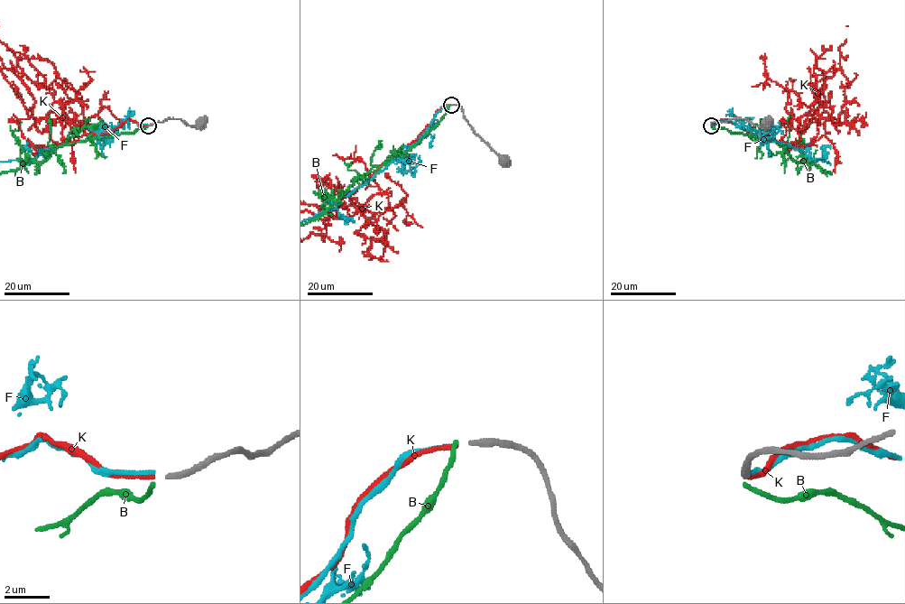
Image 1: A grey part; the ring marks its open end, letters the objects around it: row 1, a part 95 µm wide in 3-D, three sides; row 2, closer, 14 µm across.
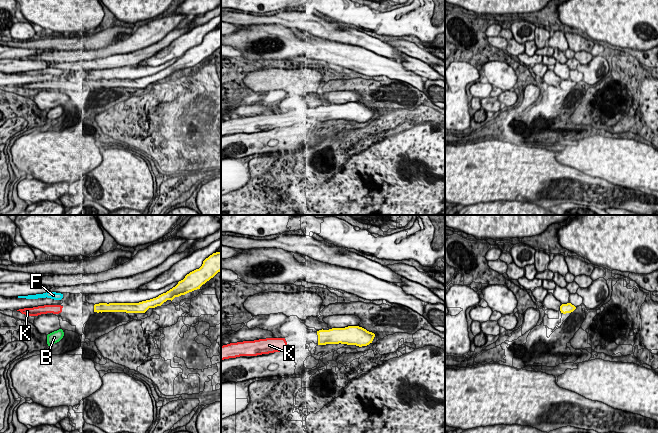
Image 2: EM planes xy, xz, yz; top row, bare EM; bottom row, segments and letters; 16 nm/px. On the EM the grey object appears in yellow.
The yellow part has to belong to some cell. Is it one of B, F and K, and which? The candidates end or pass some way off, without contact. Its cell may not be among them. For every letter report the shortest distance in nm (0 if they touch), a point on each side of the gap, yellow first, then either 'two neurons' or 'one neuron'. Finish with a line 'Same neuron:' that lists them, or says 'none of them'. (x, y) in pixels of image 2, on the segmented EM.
B: 600 nm apart; from yellow across xy (94, 311), (62, 330); two neurons
F: 550 nm apart; from yellow across xy (94, 305), (62, 297); two neurons
K: 460 nm apart; from yellow across xz (318, 344), (289, 346); one neuron
Same neuron: K

